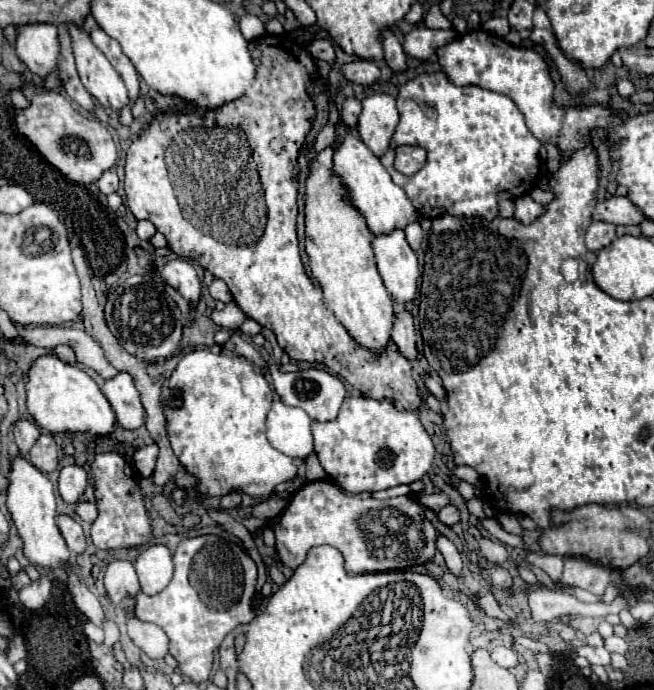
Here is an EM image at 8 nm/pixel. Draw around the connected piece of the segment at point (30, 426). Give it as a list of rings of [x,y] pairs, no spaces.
[[[19,418],[19,420],[15,422],[13,434],[15,434],[15,442],[17,442],[17,446],[19,446],[19,452],[21,452],[23,456],[27,456],[29,450],[31,450],[31,446],[37,442],[41,430],[39,430],[39,426],[37,426],[35,422],[31,422],[31,420],[27,420],[27,418]]]

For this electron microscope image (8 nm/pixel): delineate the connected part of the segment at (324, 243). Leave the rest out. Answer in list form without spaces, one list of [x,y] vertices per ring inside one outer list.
[[[325,148],[309,162],[309,176],[305,182],[305,248],[309,256],[309,266],[313,276],[319,280],[323,288],[323,298],[327,308],[337,316],[337,320],[347,328],[347,332],[369,350],[383,350],[391,338],[391,324],[393,324],[393,300],[383,286],[383,280],[377,272],[373,250],[371,250],[371,230],[365,224],[363,214],[353,206],[347,186],[343,184],[341,176],[333,172],[333,158],[331,148]]]

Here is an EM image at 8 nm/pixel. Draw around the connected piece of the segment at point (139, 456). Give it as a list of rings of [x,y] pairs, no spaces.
[[[157,444],[145,446],[145,448],[141,448],[141,450],[135,452],[133,464],[135,464],[135,468],[137,468],[137,472],[139,472],[141,478],[149,478],[153,474],[155,464],[157,464],[157,454],[159,454]]]

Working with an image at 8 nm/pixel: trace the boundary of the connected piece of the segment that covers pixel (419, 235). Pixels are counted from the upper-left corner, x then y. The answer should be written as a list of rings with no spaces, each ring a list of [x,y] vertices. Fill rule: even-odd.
[[[411,222],[411,224],[405,228],[405,234],[407,234],[407,242],[411,242],[411,248],[413,248],[413,250],[419,250],[419,246],[422,245],[425,236],[421,224],[419,224],[419,222]]]

